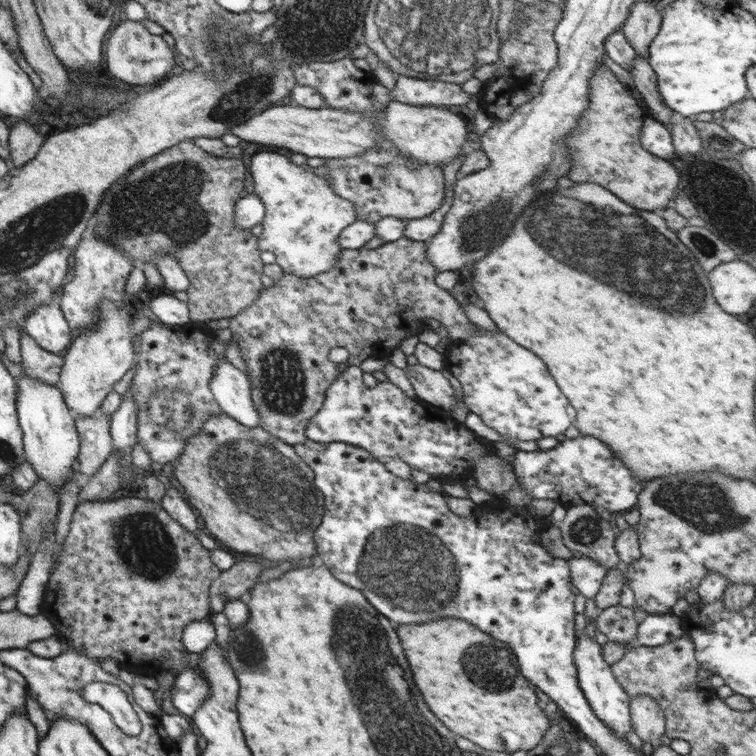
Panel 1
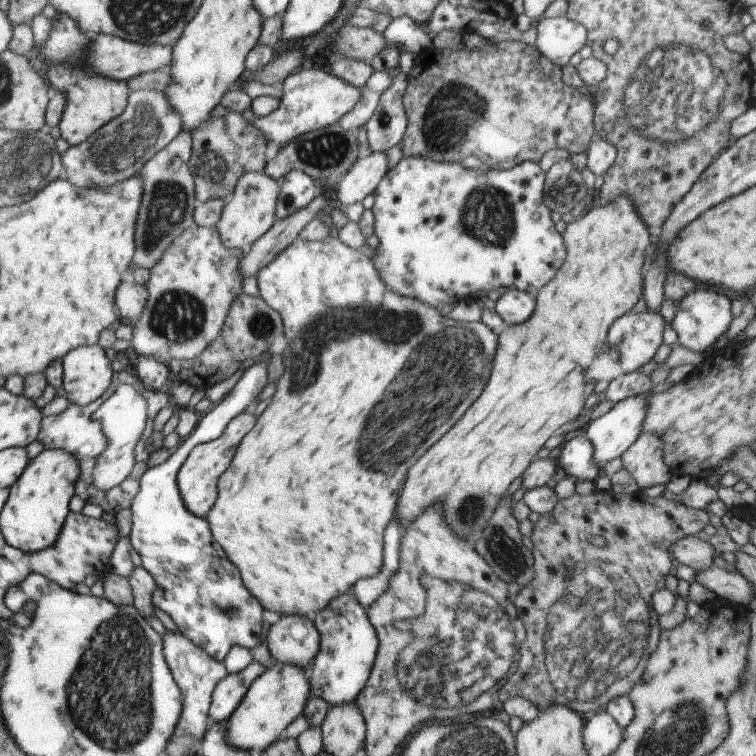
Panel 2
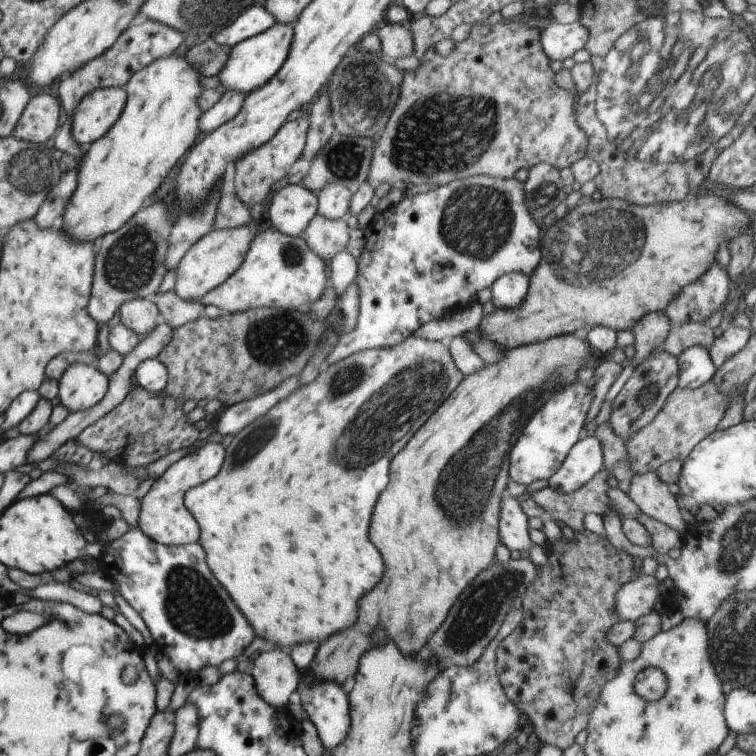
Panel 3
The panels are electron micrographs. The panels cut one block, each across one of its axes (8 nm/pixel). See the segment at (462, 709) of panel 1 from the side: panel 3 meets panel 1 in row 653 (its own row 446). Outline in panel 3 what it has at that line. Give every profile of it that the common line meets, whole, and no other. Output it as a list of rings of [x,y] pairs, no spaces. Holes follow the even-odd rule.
[[[574,334],[508,350],[506,356],[498,360],[498,364],[496,362],[486,364],[477,372],[464,376],[456,390],[450,394],[450,398],[447,398],[446,402],[430,415],[426,424],[404,446],[404,450],[392,458],[390,482],[378,498],[370,526],[370,540],[382,552],[386,562],[386,572],[382,582],[360,600],[358,622],[352,628],[330,636],[326,642],[318,646],[316,658],[310,666],[318,682],[324,680],[342,685],[345,680],[355,676],[362,654],[374,648],[370,634],[376,628],[386,630],[388,640],[392,640],[398,646],[398,650],[402,650],[402,654],[406,656],[420,654],[430,640],[430,636],[444,624],[450,608],[462,594],[462,590],[494,561],[499,542],[501,496],[510,477],[508,454],[514,443],[528,420],[546,404],[549,398],[562,390],[562,386],[568,386],[579,380],[580,369],[597,364],[598,361],[595,360],[596,357],[591,350],[594,348],[588,344],[588,340],[576,337]],[[440,474],[442,474],[442,486],[440,486],[442,490],[438,490],[438,502],[442,508],[434,500],[434,490]],[[442,510],[446,510],[446,514],[450,514],[450,518],[454,518],[456,524],[458,522],[468,522],[468,524],[454,526]]]

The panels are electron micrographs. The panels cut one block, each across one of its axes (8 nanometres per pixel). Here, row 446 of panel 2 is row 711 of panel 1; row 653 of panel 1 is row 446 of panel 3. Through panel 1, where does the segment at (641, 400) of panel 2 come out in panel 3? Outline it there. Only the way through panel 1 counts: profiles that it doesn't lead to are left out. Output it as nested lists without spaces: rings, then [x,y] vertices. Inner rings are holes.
[[[592,433],[584,434],[572,446],[558,472],[548,479],[548,484],[562,494],[570,494],[592,480],[604,467],[602,445]]]

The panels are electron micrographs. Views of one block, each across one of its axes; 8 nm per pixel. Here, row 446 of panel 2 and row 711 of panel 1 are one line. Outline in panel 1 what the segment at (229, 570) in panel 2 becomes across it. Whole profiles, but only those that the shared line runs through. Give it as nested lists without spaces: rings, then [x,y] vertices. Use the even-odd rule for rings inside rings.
[[[196,667],[180,673],[171,687],[171,698],[175,710],[188,717],[201,707],[209,695],[209,684]]]

